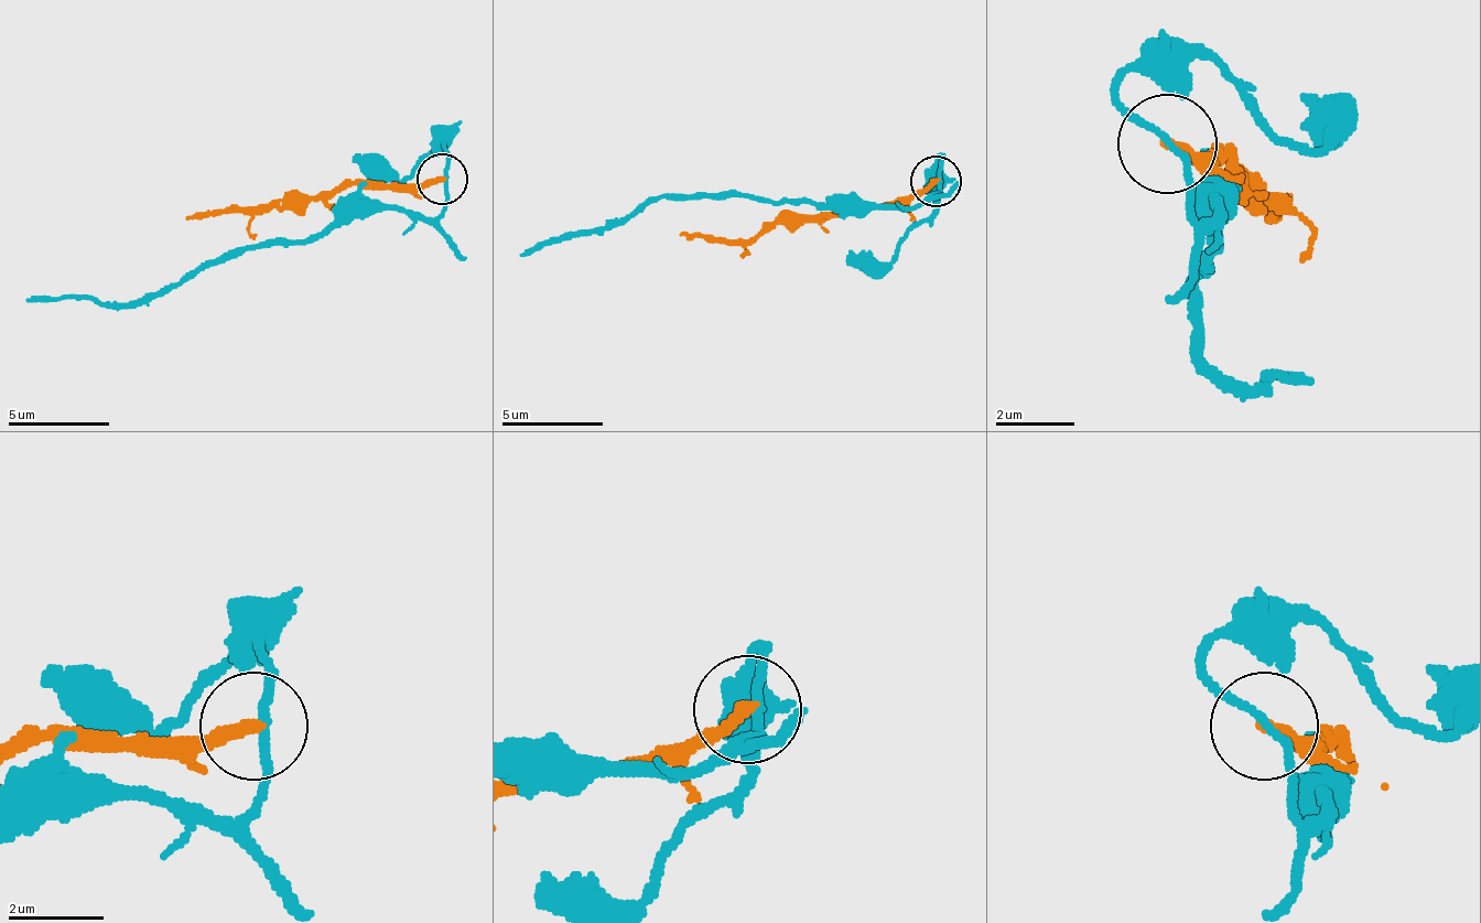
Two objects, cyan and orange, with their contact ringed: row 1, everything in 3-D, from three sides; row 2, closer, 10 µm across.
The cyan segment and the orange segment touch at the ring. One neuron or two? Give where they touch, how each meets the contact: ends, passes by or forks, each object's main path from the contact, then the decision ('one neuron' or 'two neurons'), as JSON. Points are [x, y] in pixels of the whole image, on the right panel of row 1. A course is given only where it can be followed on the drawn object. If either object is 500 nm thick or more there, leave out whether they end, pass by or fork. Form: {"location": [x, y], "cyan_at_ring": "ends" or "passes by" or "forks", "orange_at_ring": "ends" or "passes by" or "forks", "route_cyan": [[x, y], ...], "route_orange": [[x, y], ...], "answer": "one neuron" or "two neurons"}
{"location": [1167, 143], "cyan_at_ring": "passes by", "orange_at_ring": "ends", "route_cyan": [[1165, 141], [1185, 201], [1204, 221], [1214, 201], [1195, 280], [1195, 350], [1234, 389], [1274, 379], [1314, 379]], "route_orange": [[1165, 141], [1214, 151], [1244, 181], [1284, 211], [1264, 221]], "answer": "two neurons"}

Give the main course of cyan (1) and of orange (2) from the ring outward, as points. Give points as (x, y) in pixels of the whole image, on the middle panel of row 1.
1: (939, 180), (939, 191), (929, 201), (888, 205), (670, 195), (625, 216), (549, 236), (518, 256)
2: (933, 180), (878, 205), (777, 221), (746, 240), (680, 231)

